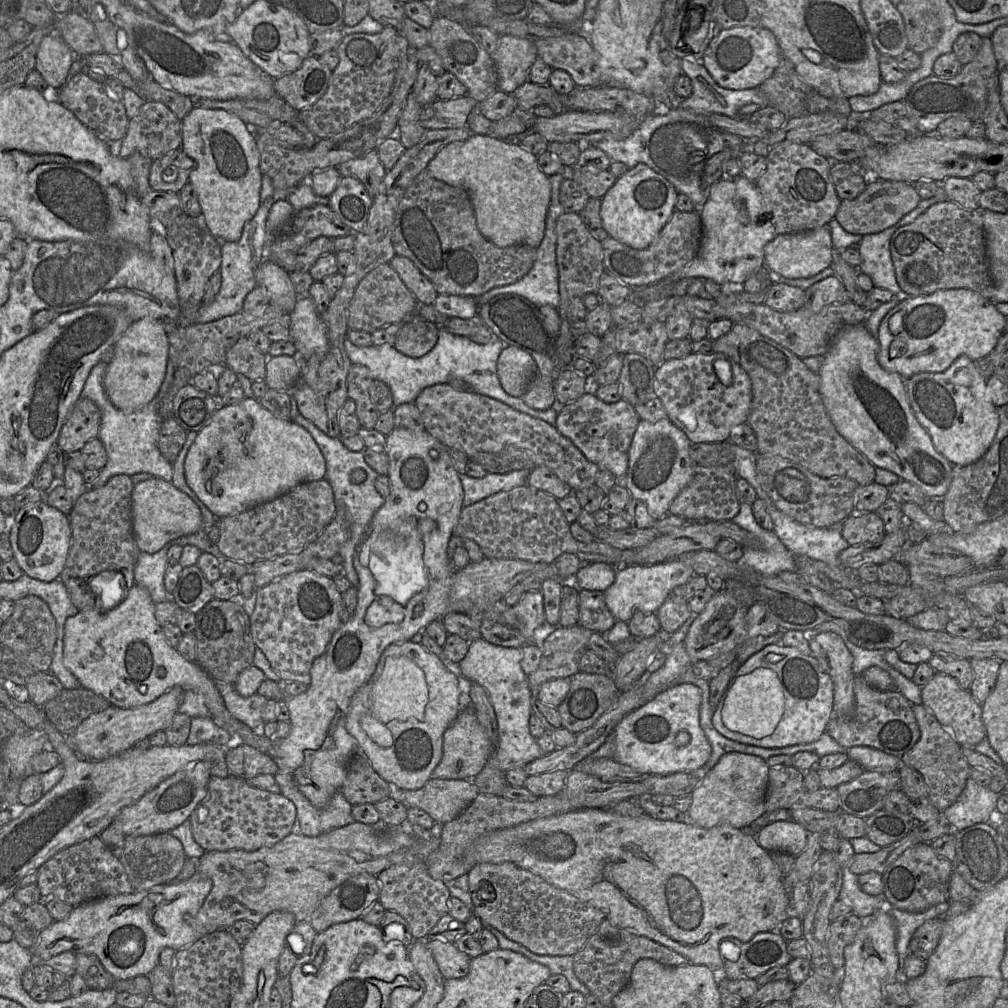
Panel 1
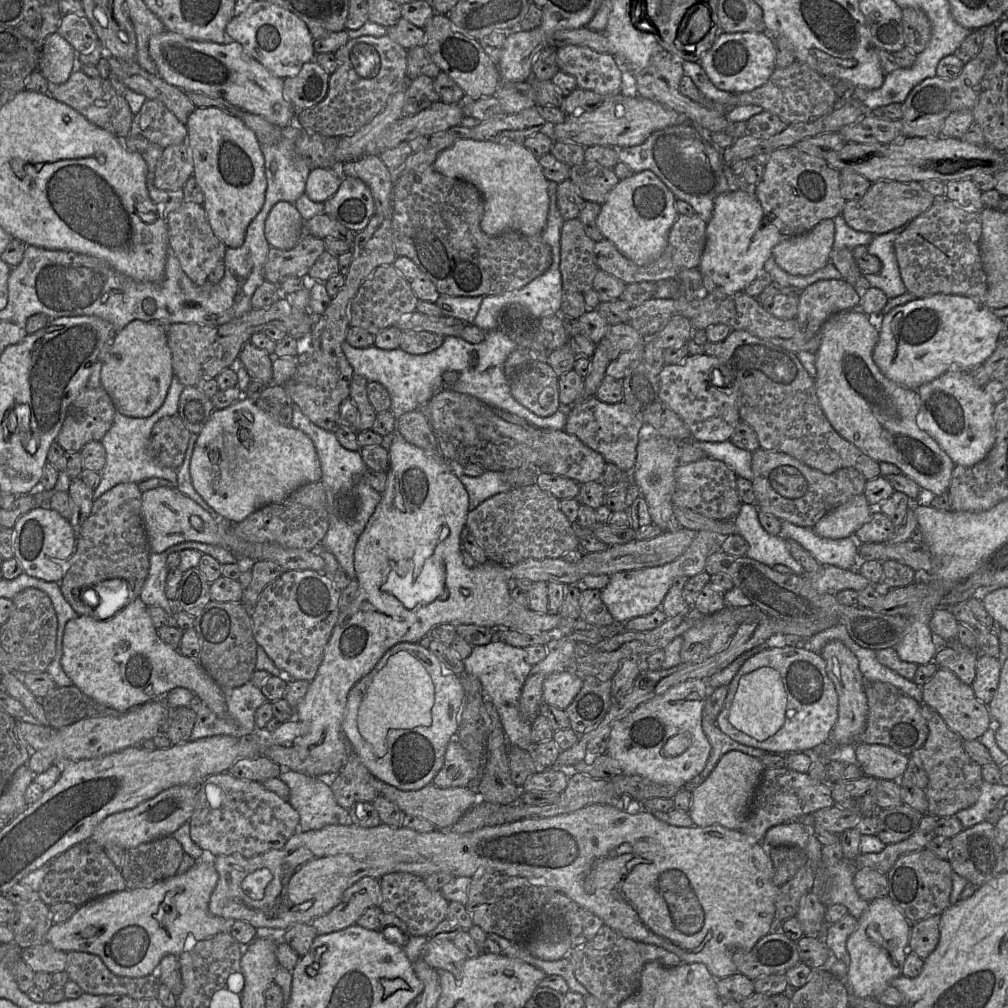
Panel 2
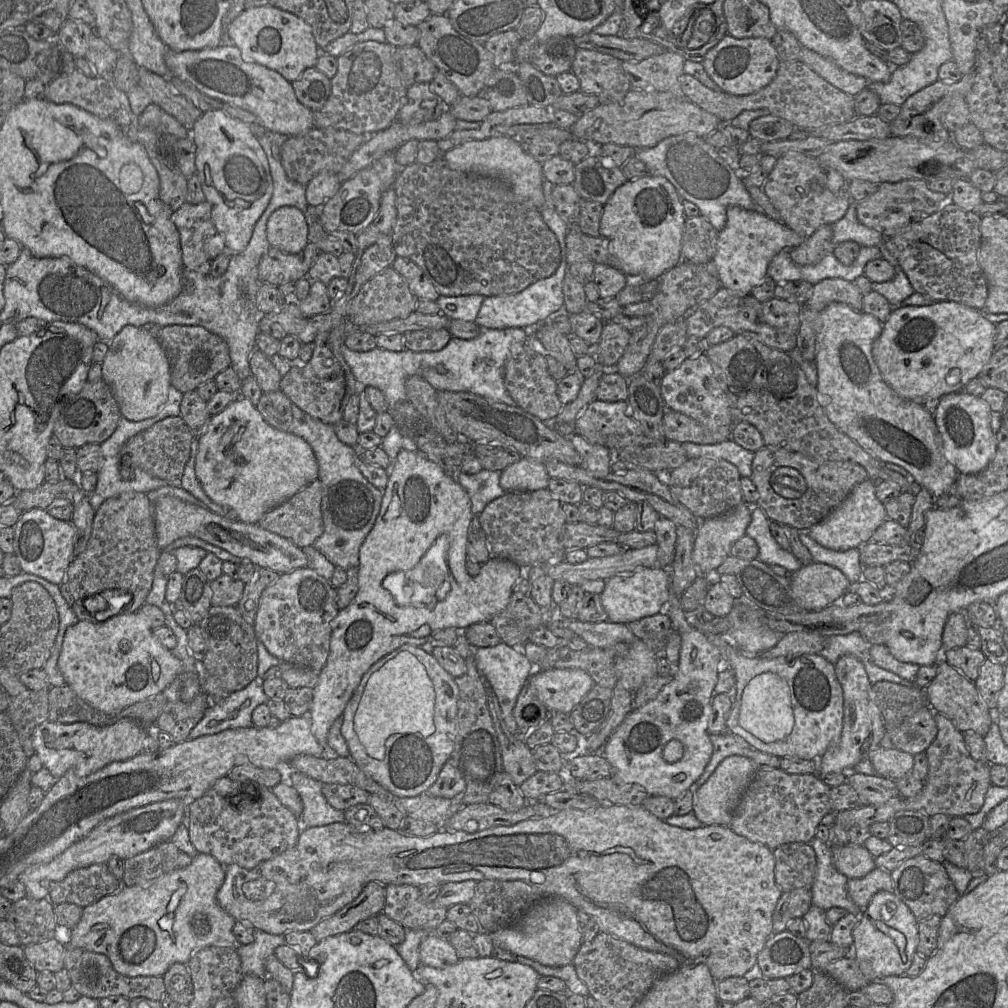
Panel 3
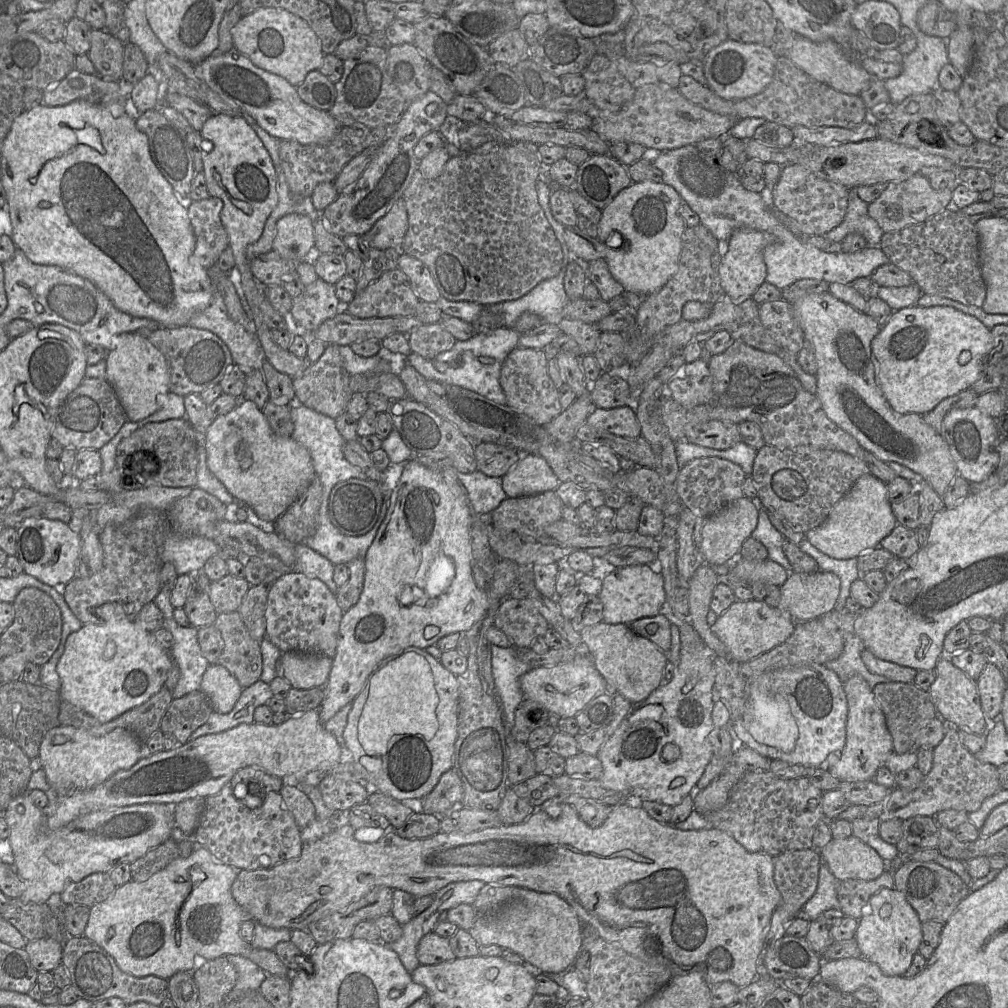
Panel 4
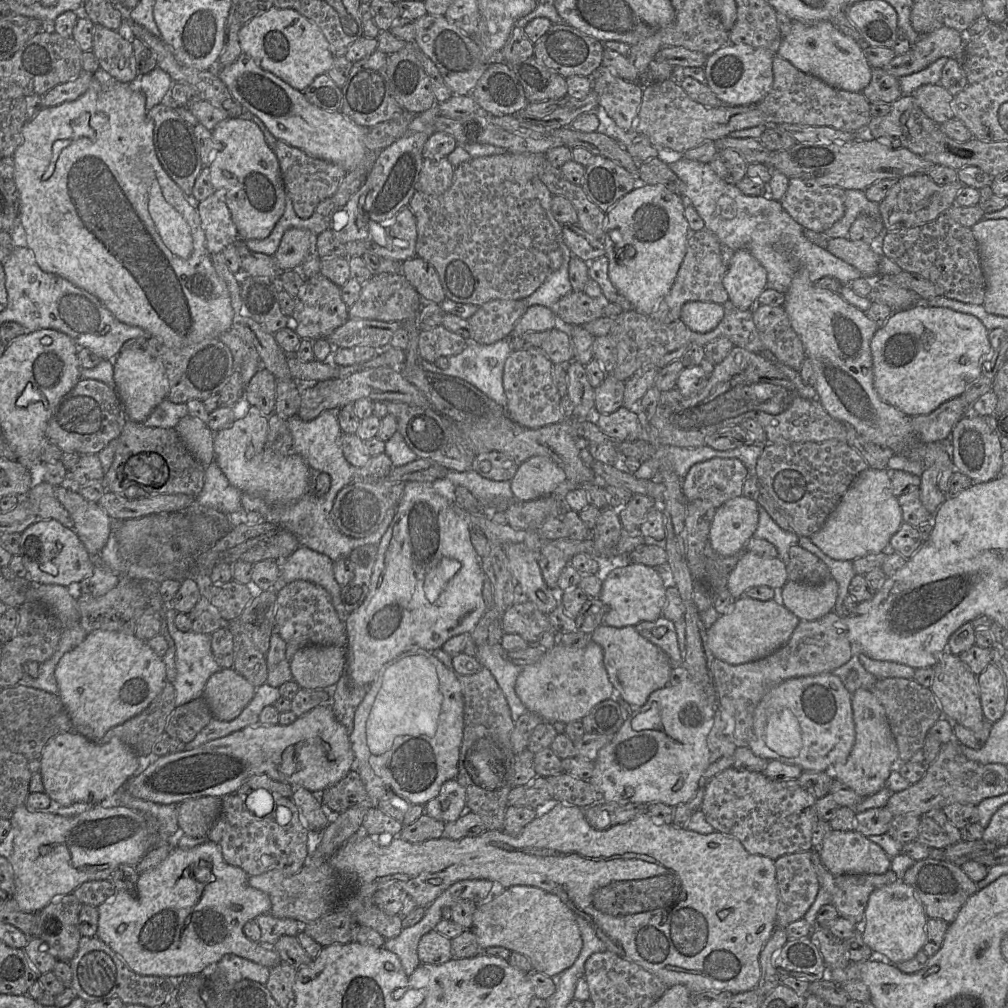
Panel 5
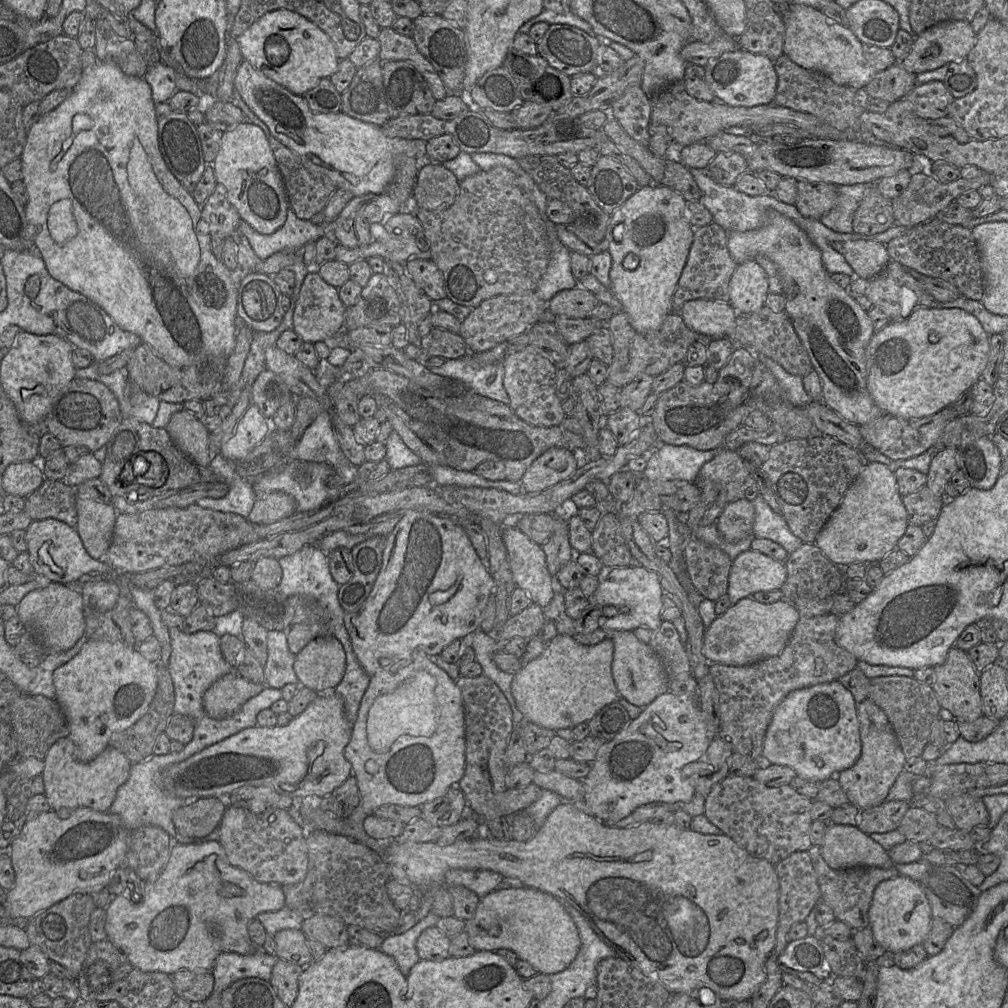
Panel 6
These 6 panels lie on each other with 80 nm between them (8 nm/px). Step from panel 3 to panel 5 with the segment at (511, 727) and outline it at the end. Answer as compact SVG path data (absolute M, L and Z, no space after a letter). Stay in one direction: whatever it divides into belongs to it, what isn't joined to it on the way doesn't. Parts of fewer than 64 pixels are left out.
M500 643L482 644L476 648L476 659L480 665L487 668L502 690L511 711L511 718L515 723L527 711L515 692L515 683L521 669L506 659L506 651Z

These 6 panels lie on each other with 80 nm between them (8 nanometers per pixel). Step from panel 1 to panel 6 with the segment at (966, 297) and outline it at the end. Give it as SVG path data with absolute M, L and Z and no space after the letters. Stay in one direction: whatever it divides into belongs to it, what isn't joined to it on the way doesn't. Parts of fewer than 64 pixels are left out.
M920 308L915 310L907 319L891 321L880 331L876 332L866 348L867 389L876 405L885 413L898 418L918 419L932 416L954 403L960 396L982 378L990 351L990 335L983 329L978 319L972 314L958 308Z

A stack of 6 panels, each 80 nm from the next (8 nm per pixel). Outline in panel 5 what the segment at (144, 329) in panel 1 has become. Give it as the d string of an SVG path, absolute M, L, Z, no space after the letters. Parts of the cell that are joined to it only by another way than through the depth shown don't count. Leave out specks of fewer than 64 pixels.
M144 348L122 349L113 364L116 390L127 418L142 423L167 398L170 387L165 368Z

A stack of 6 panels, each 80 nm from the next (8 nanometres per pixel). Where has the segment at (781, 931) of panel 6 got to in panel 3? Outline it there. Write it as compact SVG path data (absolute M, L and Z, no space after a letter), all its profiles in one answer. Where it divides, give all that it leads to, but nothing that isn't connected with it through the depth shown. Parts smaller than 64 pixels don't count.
M787 843L773 851L775 882L782 892L811 889L816 871L816 854L808 843Z

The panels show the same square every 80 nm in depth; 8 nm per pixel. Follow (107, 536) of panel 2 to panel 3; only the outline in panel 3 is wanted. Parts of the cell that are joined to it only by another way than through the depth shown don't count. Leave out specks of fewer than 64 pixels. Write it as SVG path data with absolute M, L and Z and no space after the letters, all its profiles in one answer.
M125 492L105 500L95 511L91 536L83 552L70 563L62 583L62 596L83 621L100 622L84 605L87 597L105 590L125 590L132 595L125 613L138 611L151 590L154 569L161 551L157 546L153 502L145 493Z

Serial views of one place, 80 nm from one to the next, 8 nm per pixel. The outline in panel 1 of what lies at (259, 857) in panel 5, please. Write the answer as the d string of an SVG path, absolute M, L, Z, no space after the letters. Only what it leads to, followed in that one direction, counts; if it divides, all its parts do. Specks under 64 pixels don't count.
M212 776L207 793L188 818L194 840L205 851L255 851L273 846L292 833L297 819L295 805L286 797L274 794L234 776Z

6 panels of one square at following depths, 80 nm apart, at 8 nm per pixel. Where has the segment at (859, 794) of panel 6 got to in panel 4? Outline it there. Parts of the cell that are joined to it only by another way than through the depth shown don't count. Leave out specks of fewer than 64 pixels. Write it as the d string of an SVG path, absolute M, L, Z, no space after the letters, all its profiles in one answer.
M854 675L843 683L848 704L846 742L842 750L830 753L820 766L840 781L873 780L877 770L894 752L886 720L872 688L860 675Z

